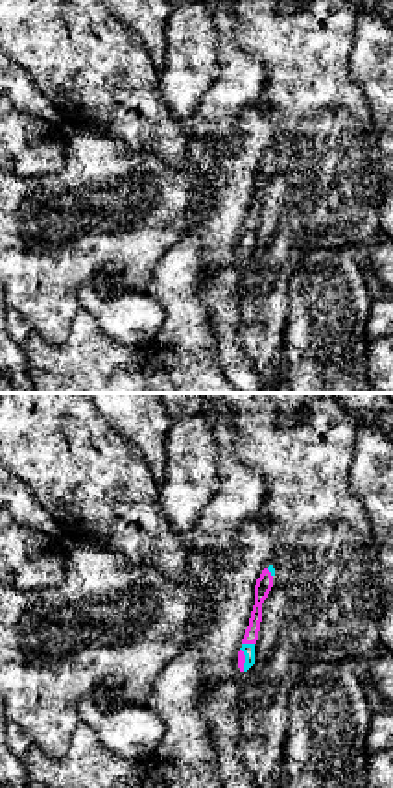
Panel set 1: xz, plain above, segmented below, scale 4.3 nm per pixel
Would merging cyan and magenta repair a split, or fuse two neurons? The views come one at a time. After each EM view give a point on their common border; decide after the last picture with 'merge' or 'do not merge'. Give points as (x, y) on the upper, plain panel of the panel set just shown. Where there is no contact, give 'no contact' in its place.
(248, 231)

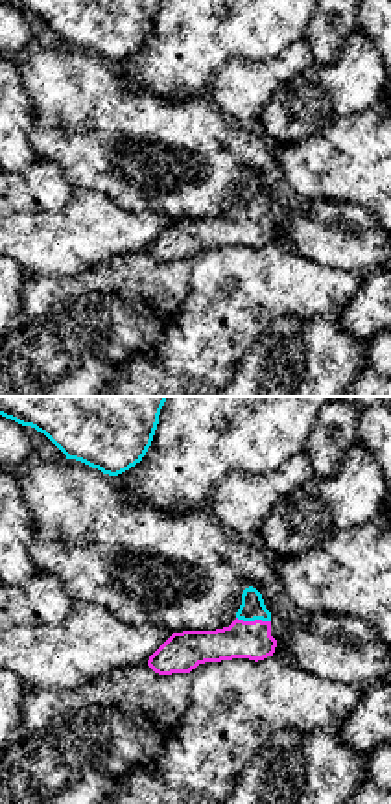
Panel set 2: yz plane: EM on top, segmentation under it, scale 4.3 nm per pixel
(253, 207)

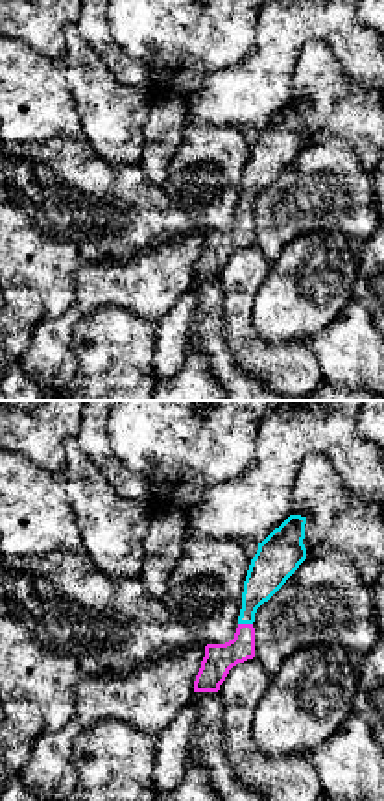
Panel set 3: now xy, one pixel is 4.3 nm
(246, 209)

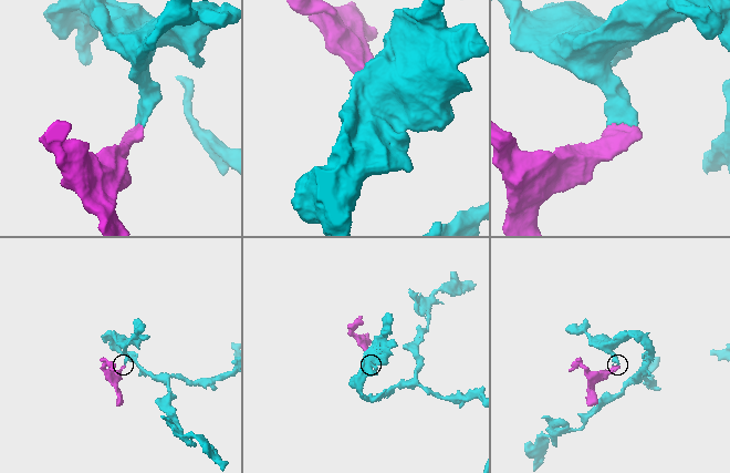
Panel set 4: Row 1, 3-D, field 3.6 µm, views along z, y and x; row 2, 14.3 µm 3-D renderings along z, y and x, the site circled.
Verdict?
merge

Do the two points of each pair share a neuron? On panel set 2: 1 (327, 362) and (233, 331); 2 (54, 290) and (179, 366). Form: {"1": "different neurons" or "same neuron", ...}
{"1": "different neurons", "2": "different neurons"}

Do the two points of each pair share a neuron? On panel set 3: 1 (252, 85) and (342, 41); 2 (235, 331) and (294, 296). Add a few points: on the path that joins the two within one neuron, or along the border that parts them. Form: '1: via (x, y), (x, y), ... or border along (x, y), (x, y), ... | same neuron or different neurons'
1: via (272, 63), (303, 32), (320, 32) | same neuron
2: border along (264, 281), (252, 327), (272, 344), (288, 344) | different neurons

